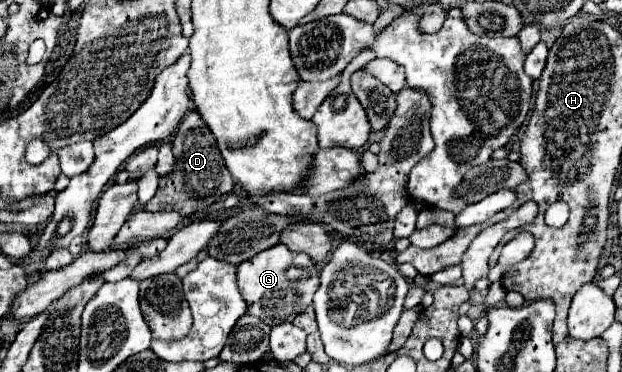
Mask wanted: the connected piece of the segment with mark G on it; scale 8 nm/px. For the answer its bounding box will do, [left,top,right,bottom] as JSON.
[236,244,318,326]

